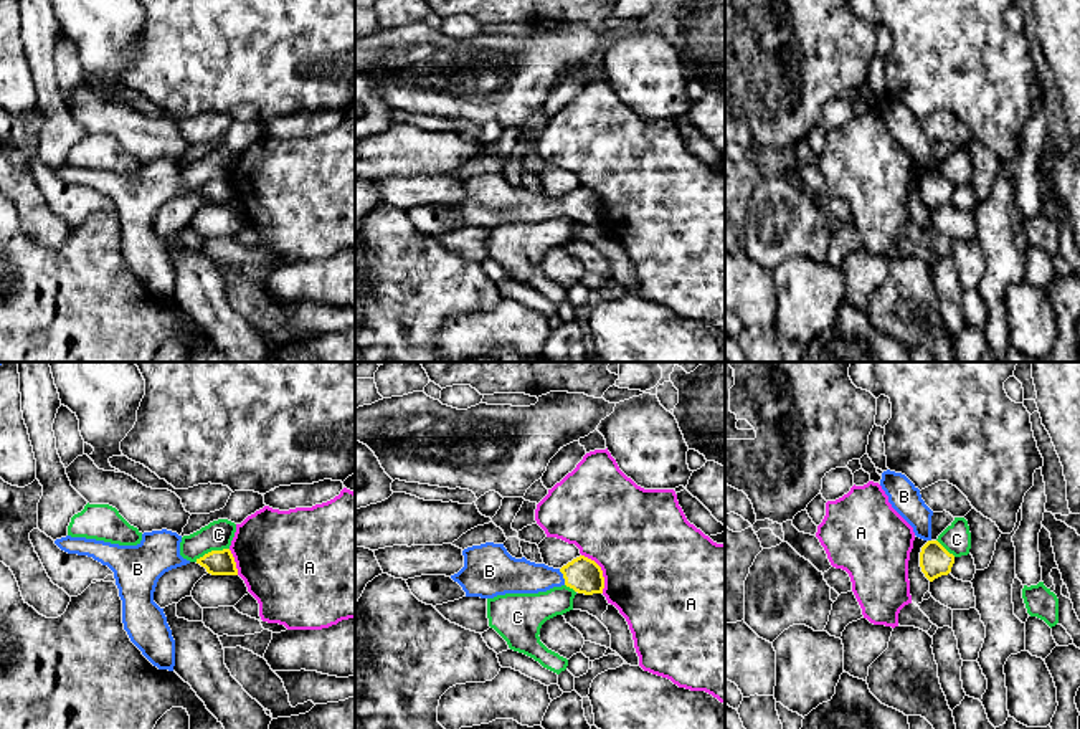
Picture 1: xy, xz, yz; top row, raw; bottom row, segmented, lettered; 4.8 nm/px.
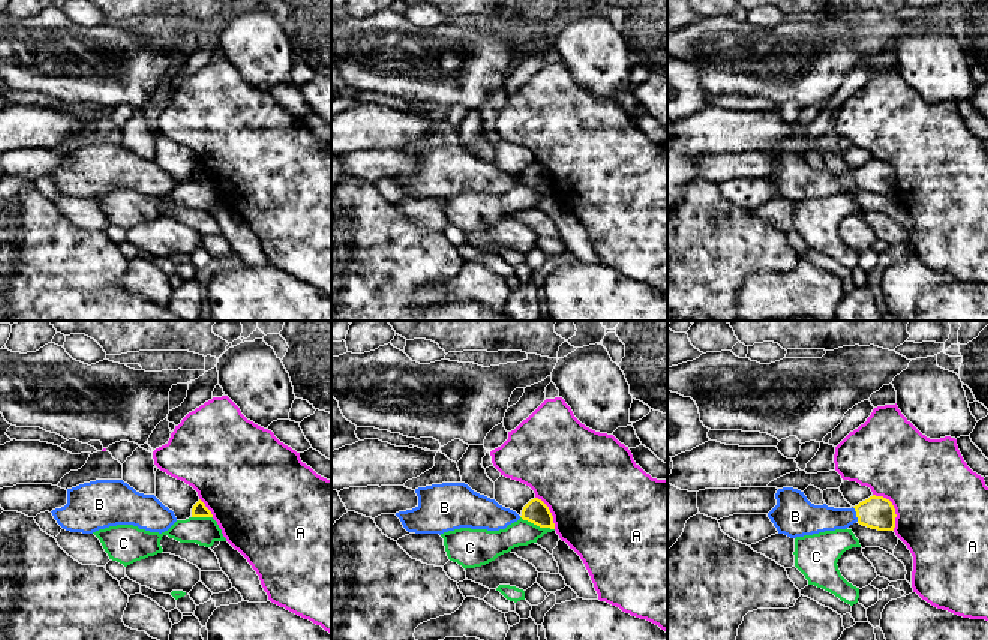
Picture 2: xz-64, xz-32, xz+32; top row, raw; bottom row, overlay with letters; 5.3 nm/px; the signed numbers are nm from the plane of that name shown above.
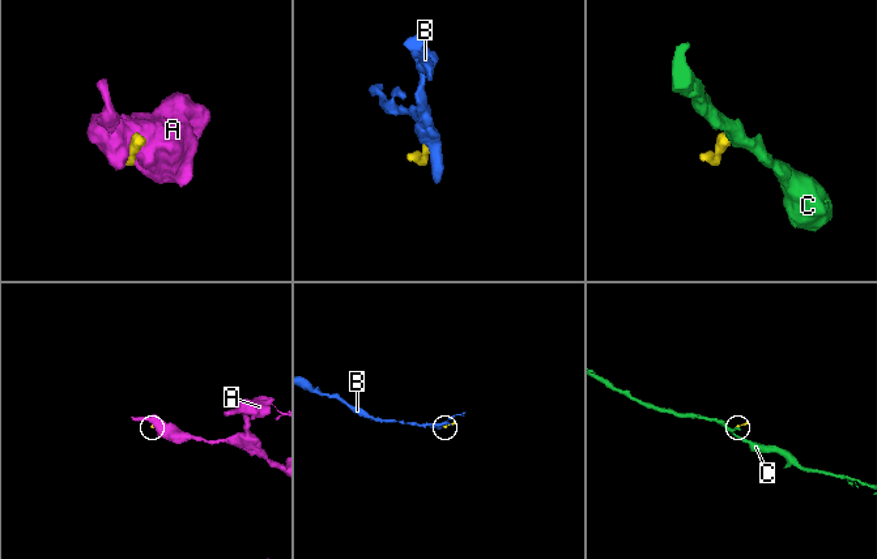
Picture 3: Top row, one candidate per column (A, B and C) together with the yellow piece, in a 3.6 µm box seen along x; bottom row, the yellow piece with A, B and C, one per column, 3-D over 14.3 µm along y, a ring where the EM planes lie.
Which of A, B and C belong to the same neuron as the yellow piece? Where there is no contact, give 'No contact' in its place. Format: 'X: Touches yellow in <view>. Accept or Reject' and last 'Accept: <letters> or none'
A: Touches yellow in xz. Reject
B: Touches yellow in xz. Accept
C: Touches yellow in xy. Reject
Accept: B

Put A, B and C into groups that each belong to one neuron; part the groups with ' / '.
A / B / C

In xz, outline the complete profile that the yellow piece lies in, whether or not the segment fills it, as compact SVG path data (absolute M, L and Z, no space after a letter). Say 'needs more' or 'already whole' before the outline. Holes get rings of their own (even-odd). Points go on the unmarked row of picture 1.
needs more | M486 172L462 180L464 197L451 205L466 226L494 228L505 223L538 223L566 215L578 223L603 223L604 207L601 197L580 185L553 198L535 193L525 187L512 187L504 174Z

